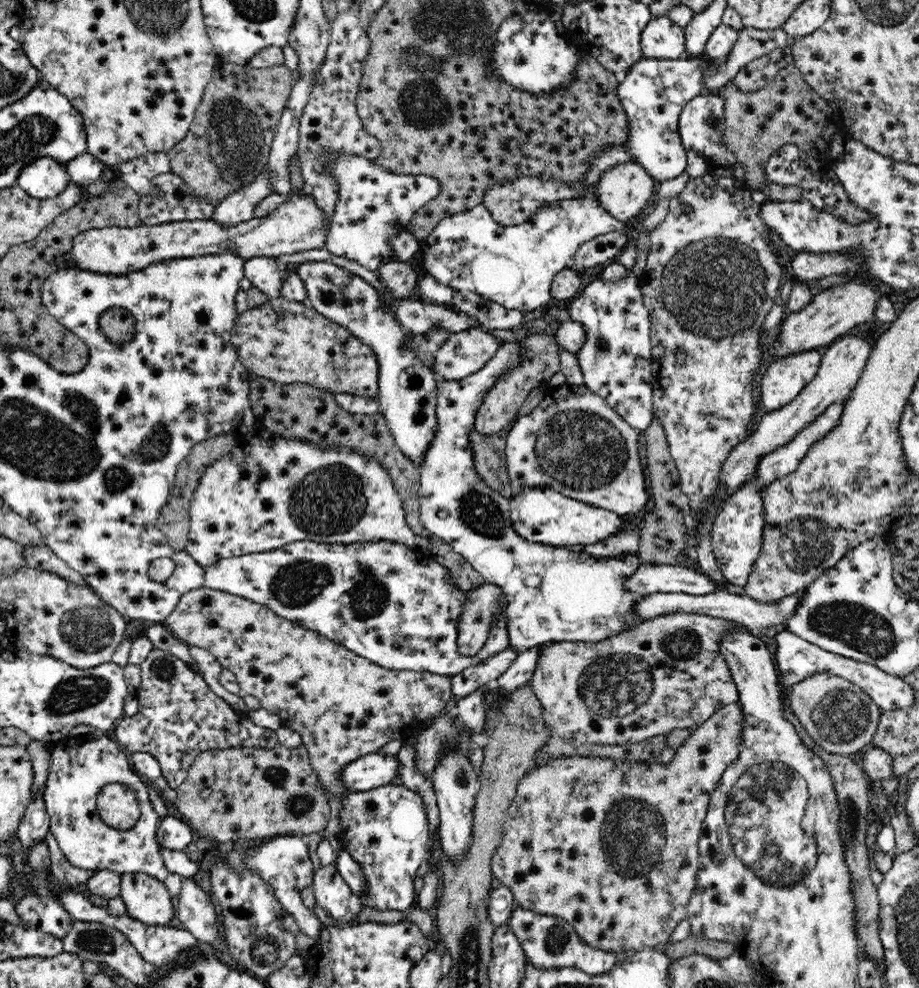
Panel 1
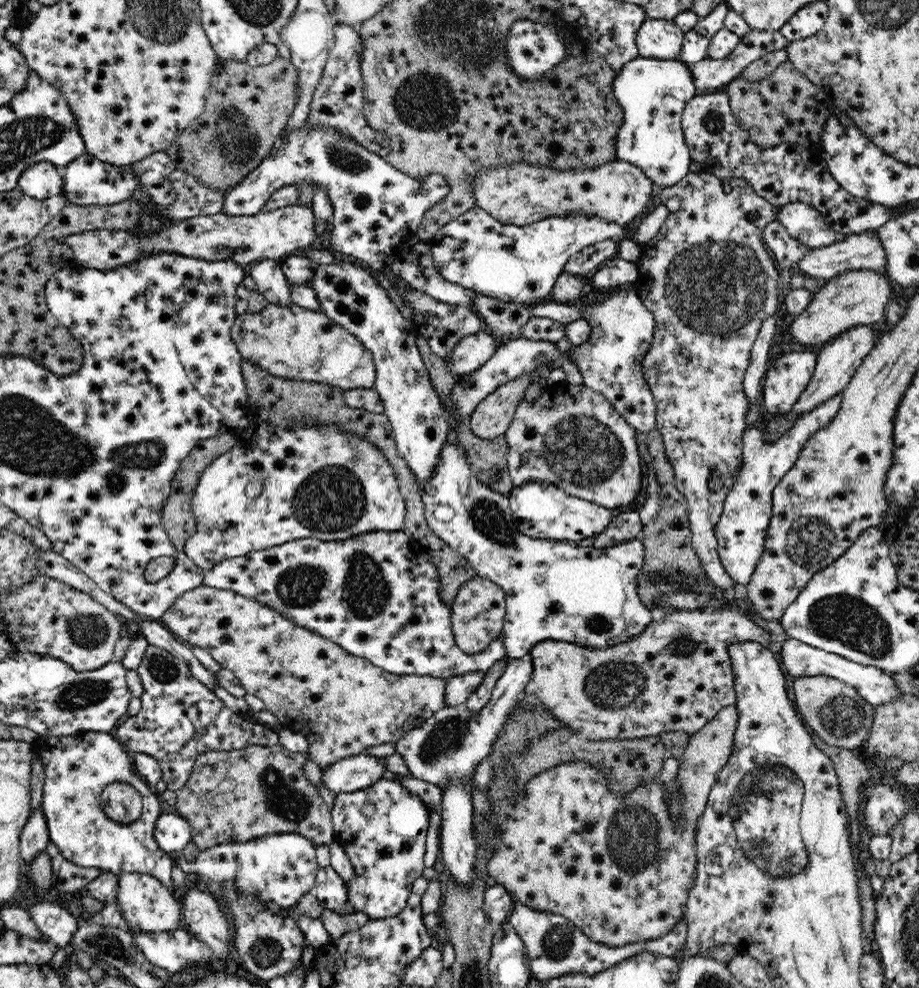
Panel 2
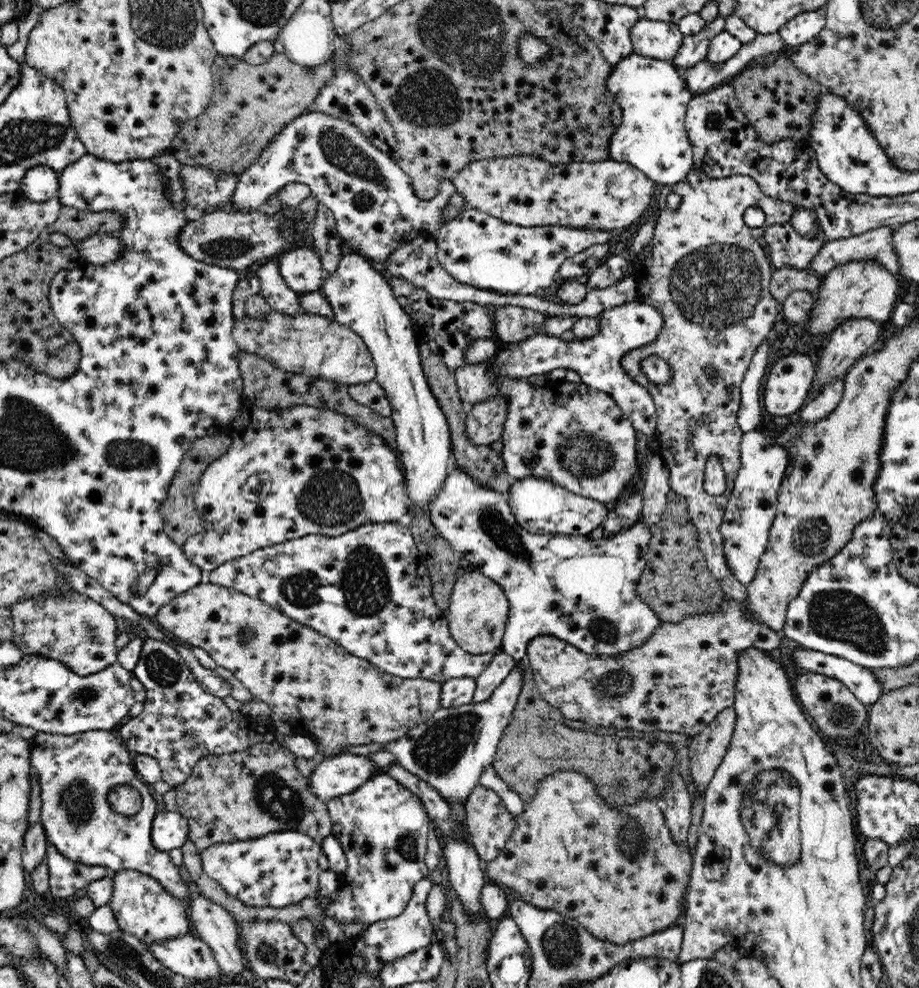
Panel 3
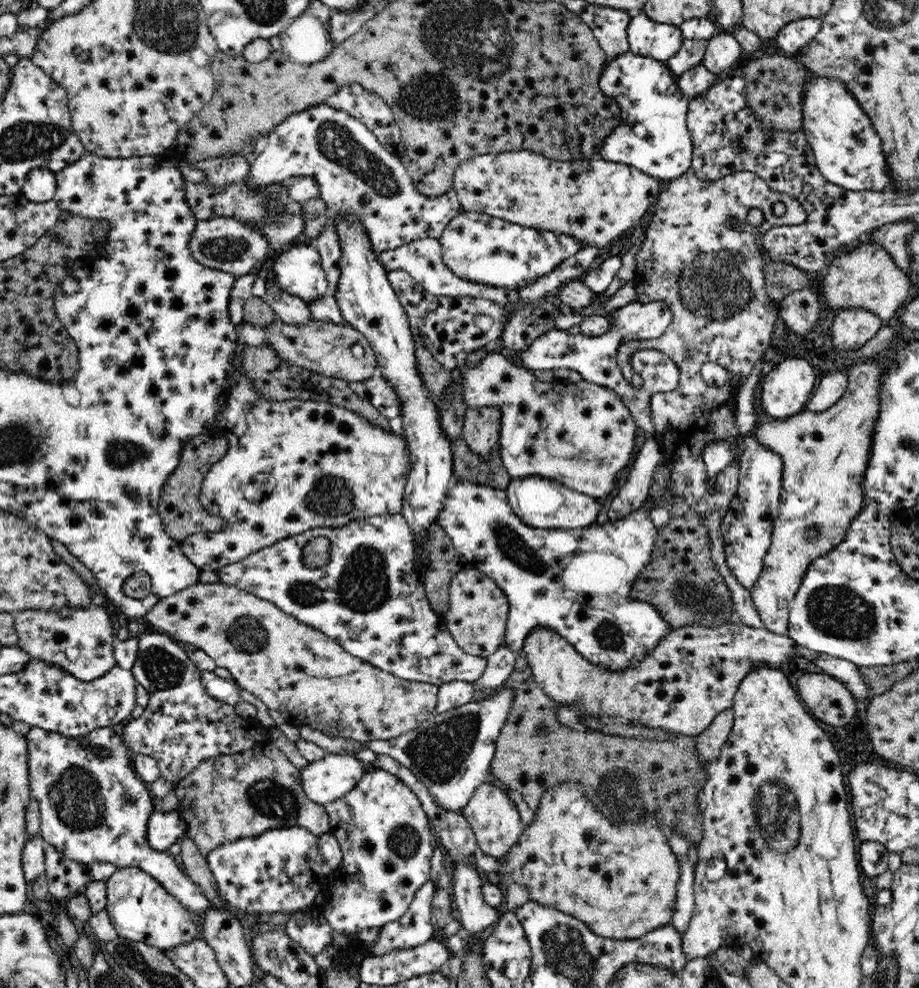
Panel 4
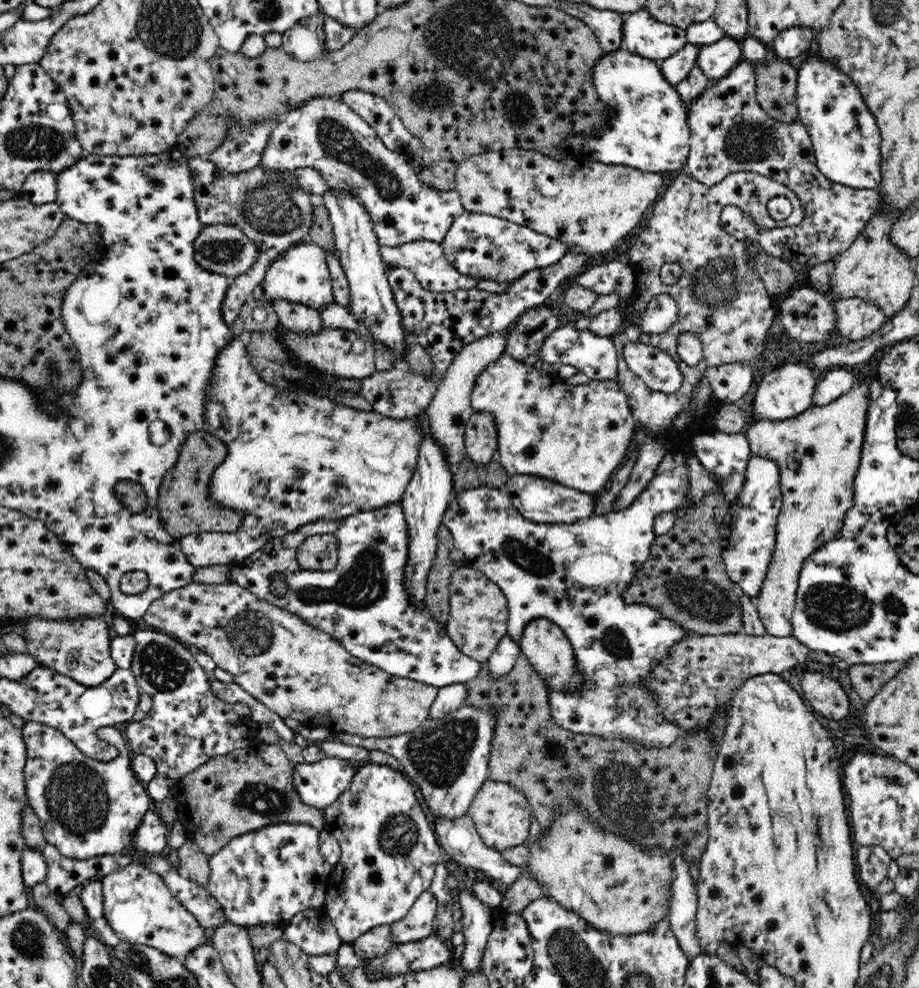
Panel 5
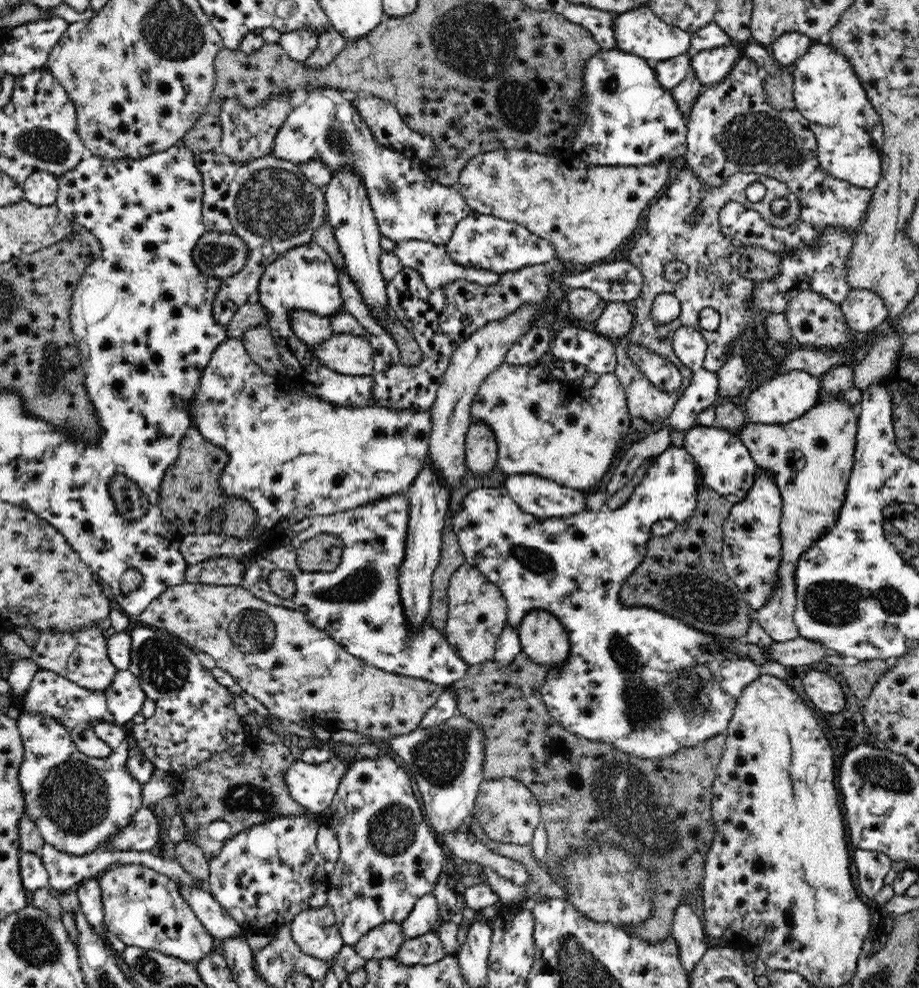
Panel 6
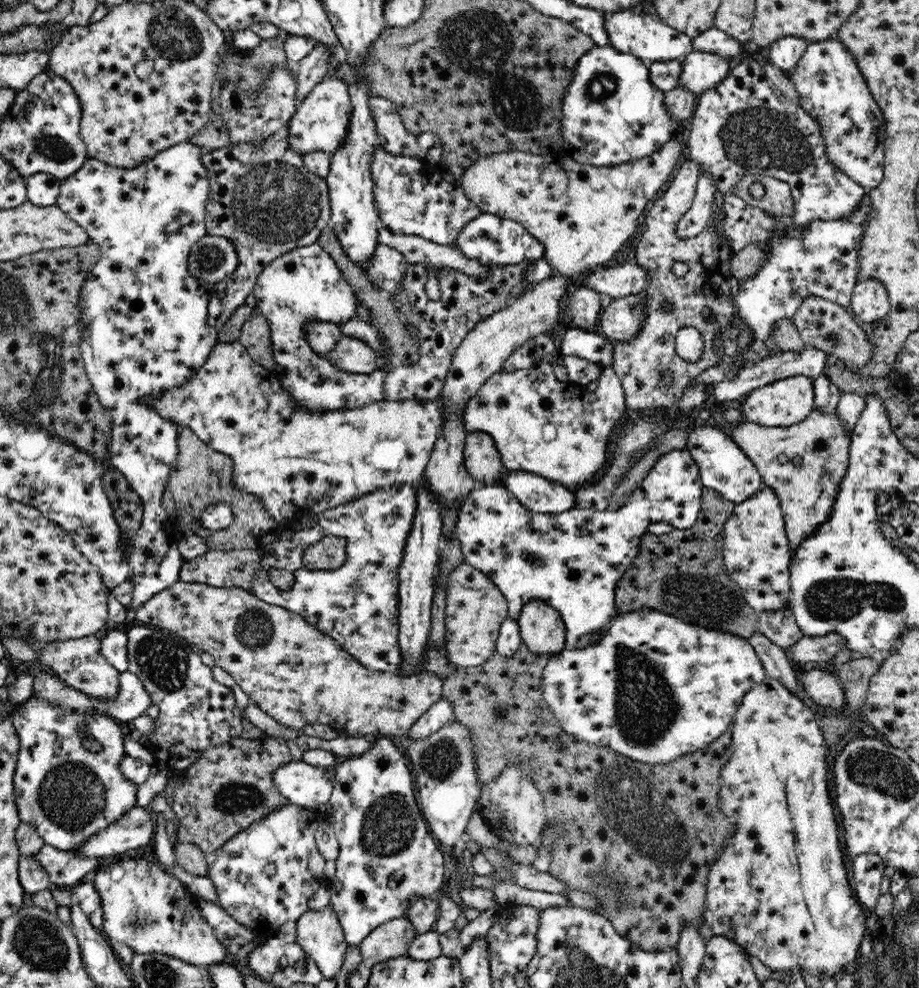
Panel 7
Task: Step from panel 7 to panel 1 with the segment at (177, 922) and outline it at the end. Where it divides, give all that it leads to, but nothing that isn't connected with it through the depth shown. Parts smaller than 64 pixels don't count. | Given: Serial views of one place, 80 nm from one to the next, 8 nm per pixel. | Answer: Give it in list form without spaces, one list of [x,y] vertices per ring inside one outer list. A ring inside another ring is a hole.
[[[142,872],[121,875],[119,894],[126,905],[126,915],[150,926],[173,926],[177,913],[161,880]]]

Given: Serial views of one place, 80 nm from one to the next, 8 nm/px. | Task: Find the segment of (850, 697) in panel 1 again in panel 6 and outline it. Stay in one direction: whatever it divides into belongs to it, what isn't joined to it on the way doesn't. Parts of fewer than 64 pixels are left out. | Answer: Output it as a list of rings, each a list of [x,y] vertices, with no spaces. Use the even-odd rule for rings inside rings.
[[[811,669],[804,675],[802,684],[806,696],[823,713],[836,714],[844,710],[846,696],[840,683],[830,675]]]

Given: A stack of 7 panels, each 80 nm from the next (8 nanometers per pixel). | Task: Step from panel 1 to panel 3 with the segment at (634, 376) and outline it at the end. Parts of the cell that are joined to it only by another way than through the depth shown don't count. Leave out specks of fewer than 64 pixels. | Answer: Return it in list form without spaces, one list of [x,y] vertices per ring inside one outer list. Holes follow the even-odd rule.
[[[634,300],[608,308],[596,317],[600,321],[600,329],[596,336],[589,339],[574,338],[565,341],[560,336],[540,333],[518,344],[500,344],[497,353],[490,360],[492,375],[496,379],[517,379],[533,374],[549,374],[559,368],[575,370],[584,384],[610,395],[636,430],[646,435],[656,434],[657,408],[652,395],[646,387],[629,377],[629,373],[622,368],[621,360],[627,352],[658,338],[664,326],[662,313],[654,306]]]

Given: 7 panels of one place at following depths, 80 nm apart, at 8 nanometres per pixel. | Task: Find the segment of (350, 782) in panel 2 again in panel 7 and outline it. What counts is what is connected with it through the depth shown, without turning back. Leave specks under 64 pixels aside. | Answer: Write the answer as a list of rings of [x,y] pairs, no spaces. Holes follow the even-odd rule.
[[[303,760],[292,761],[288,764],[283,764],[273,772],[273,781],[282,796],[287,798],[289,802],[324,813],[329,809],[336,769],[337,764],[332,768],[316,768],[314,765],[306,764]]]

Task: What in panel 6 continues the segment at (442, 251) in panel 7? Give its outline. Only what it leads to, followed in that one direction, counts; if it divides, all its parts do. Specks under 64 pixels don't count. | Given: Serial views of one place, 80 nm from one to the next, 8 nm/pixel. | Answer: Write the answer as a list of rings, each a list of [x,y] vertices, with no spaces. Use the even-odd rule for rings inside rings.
[[[386,237],[381,240],[381,248],[384,253],[394,252],[396,257],[400,260],[403,267],[418,270],[422,273],[423,284],[427,286],[430,292],[434,292],[437,288],[442,288],[447,282],[451,280],[468,280],[472,283],[480,285],[493,285],[497,283],[499,274],[483,270],[482,268],[473,268],[472,266],[461,266],[456,261],[452,261],[452,257],[446,252],[446,247],[442,245],[435,245],[425,240],[401,240],[392,241]]]

